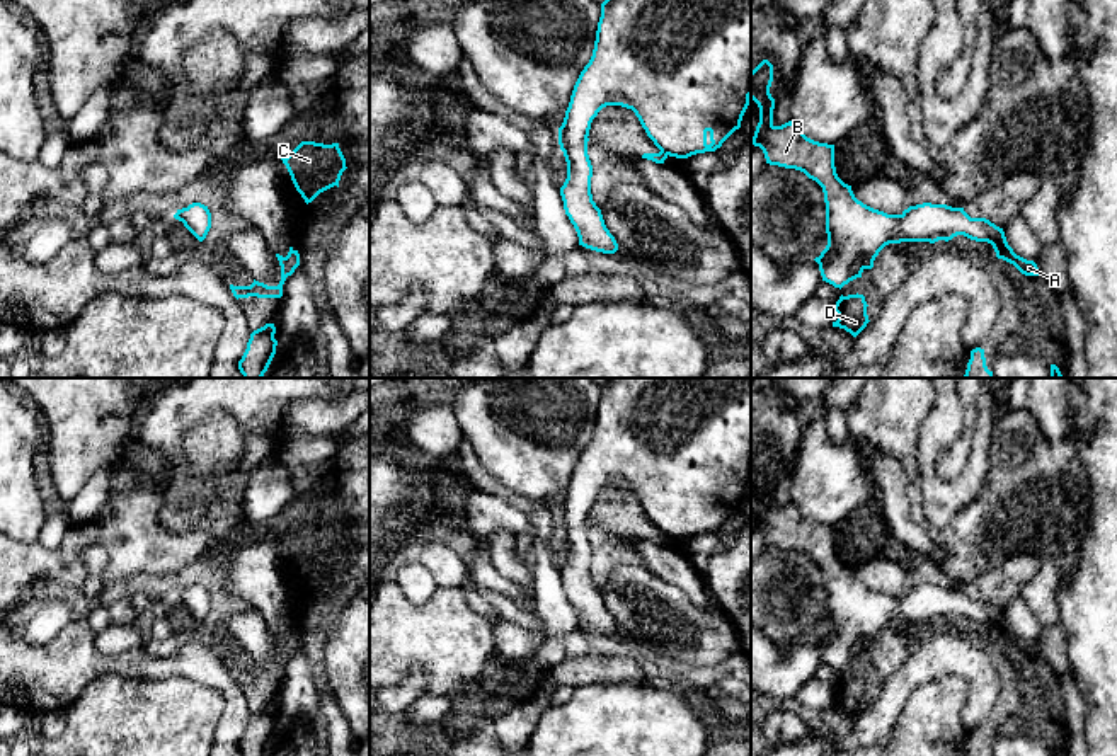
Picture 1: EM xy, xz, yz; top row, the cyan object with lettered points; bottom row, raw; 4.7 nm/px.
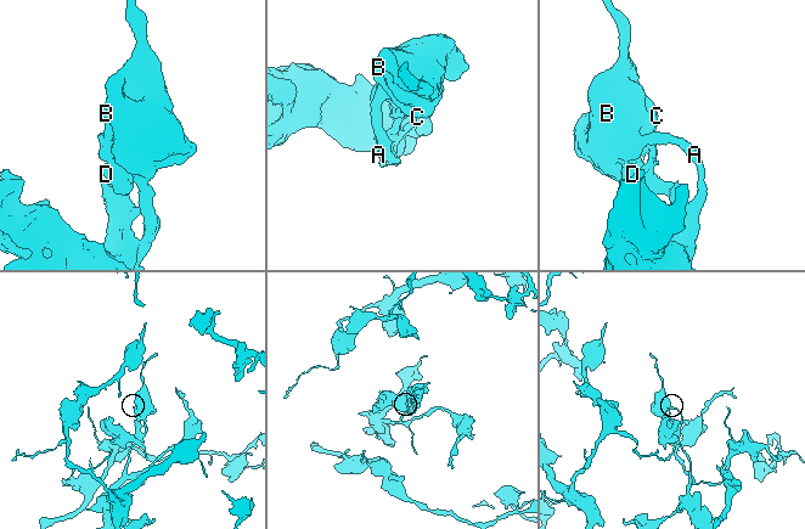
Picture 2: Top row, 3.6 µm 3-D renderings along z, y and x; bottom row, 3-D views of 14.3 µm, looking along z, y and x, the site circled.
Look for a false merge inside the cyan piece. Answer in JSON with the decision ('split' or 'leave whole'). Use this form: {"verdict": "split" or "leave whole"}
{"verdict": "split"}

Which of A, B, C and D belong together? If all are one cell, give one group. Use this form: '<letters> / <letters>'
A D / B C

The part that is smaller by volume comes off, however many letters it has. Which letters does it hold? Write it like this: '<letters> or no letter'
A, D

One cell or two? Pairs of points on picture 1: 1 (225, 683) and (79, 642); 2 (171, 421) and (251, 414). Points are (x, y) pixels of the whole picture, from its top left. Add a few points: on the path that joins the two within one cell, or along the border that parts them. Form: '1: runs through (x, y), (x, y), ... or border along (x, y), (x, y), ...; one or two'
1: runs through (189, 666), (114, 664); one
2: runs through (191, 400), (230, 400); one

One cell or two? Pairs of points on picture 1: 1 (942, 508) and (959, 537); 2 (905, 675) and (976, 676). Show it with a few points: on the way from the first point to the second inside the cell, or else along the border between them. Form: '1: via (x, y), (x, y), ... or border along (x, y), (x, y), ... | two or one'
1: border along (978, 494), (945, 526), (933, 528), (927, 521) | two
2: via (922, 666), (959, 664) | one

